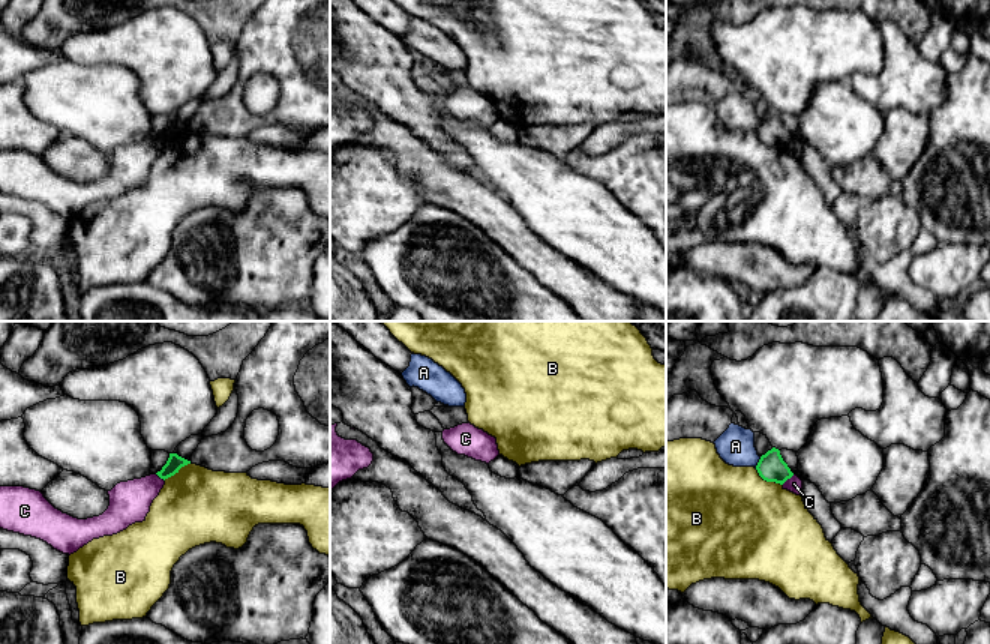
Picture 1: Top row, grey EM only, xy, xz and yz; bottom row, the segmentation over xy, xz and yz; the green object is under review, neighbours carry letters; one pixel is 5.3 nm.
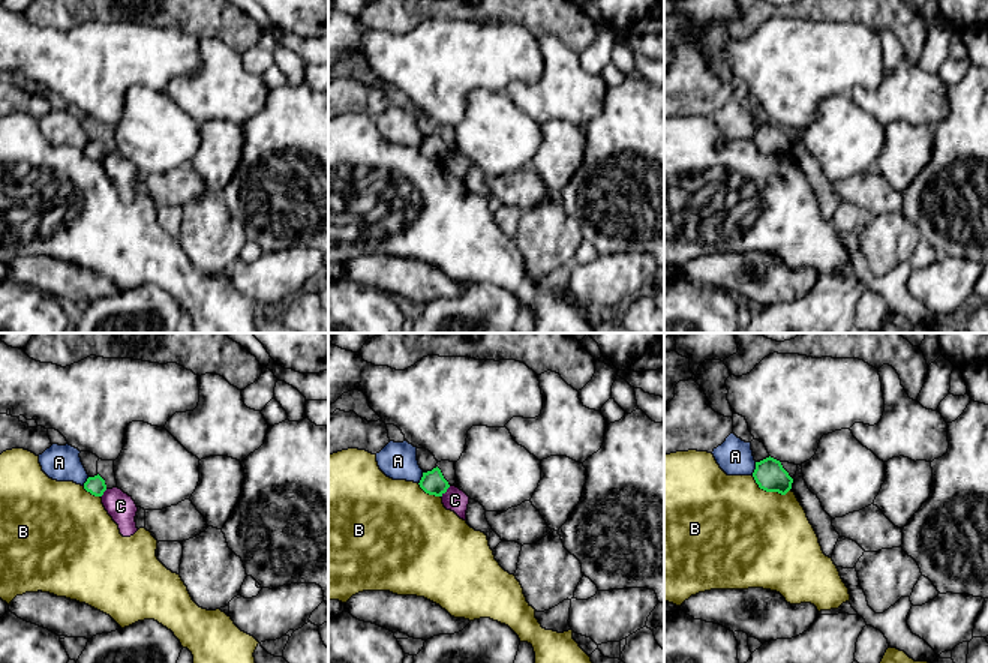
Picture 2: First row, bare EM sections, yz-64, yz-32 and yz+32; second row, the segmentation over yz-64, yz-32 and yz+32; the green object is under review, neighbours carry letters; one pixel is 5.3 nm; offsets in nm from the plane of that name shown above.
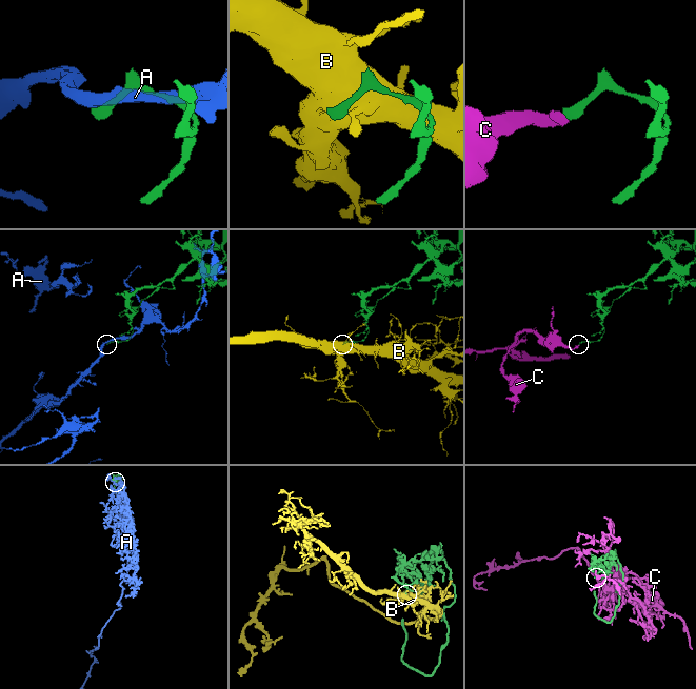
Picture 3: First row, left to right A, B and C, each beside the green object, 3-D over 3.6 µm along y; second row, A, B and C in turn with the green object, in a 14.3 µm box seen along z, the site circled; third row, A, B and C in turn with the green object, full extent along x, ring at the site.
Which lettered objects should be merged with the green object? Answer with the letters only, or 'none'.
none

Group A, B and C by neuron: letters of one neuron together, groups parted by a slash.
A / B / C

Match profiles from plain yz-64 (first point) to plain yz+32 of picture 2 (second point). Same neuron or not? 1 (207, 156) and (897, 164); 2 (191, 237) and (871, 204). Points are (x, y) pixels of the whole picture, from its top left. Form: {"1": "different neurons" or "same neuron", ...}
{"1": "same neuron", "2": "different neurons"}

